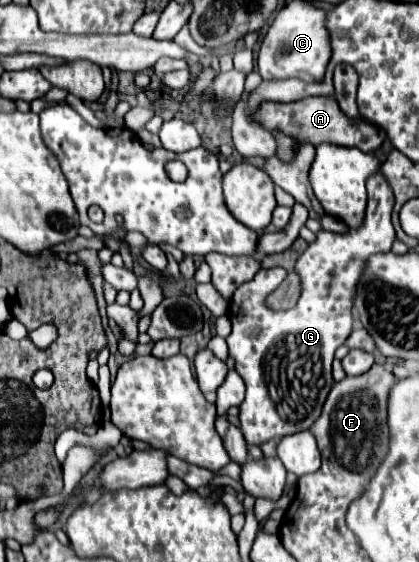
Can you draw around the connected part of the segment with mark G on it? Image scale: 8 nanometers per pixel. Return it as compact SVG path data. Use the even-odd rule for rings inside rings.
M382 173L366 181L368 207L360 229L348 233L320 231L316 241L298 257L294 271L302 277L302 297L294 309L274 311L266 307L266 297L278 289L288 271L282 267L260 269L256 277L232 295L228 315L232 333L226 339L234 367L246 383L246 399L240 405L240 429L246 443L282 439L286 435L310 429L322 411L328 391L334 385L332 359L334 351L344 345L352 333L352 307L356 287L366 271L366 261L374 253L388 253L394 243L390 213L394 207L392 191Z

